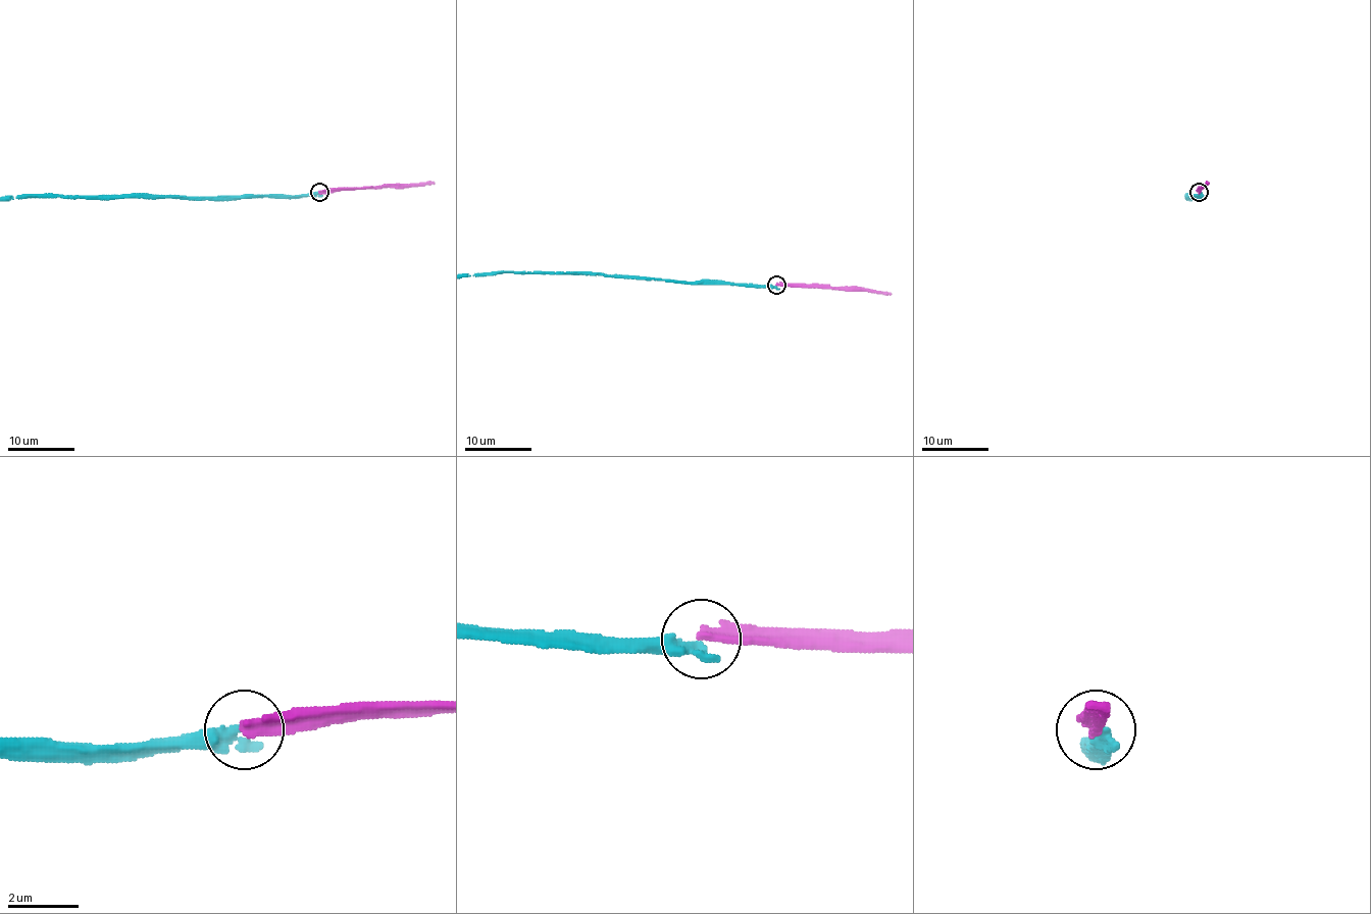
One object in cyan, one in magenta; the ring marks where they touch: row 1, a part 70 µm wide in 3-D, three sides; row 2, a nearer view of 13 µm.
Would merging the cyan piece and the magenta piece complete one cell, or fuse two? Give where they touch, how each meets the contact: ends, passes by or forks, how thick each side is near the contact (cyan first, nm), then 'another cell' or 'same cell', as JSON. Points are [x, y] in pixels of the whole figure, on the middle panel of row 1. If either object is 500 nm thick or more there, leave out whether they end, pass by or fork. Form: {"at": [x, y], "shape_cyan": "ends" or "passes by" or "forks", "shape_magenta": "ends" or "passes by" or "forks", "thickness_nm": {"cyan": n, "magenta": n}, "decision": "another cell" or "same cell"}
{"at": [776, 285], "shape_cyan": "ends", "shape_magenta": "ends", "thickness_nm": {"cyan": 400, "magenta": 360}, "decision": "another cell"}

